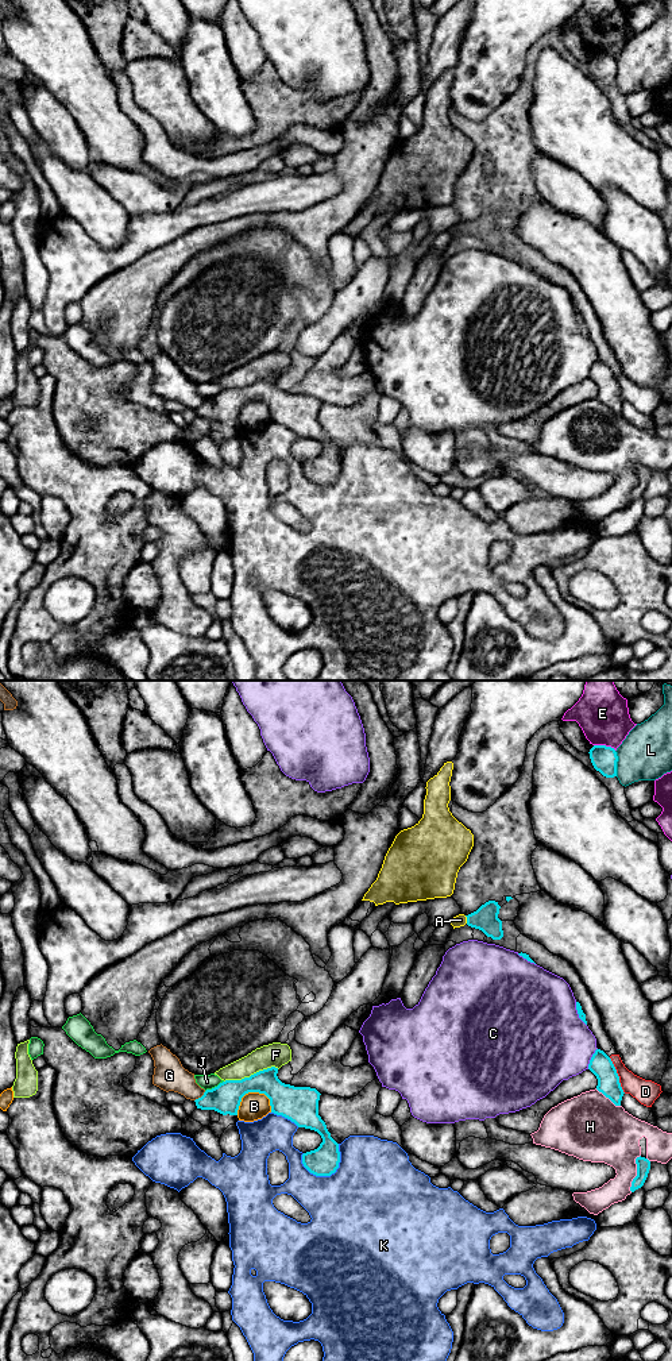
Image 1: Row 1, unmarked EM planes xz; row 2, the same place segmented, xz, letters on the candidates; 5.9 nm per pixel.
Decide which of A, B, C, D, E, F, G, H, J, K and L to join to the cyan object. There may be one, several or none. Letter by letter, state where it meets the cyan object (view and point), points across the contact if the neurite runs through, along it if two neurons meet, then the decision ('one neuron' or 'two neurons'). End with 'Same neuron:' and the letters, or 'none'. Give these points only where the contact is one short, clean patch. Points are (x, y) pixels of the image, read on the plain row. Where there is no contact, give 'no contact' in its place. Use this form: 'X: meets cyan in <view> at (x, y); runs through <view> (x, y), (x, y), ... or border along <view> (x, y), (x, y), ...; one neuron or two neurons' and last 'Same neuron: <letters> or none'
A: meets cyan in xz at (467, 228); runs through xz (485, 227), (467, 228), (460, 228); one neuron
B: meets cyan in xz at (247, 401); border along xz (270, 408), (263, 403), (247, 401), (242, 407), (236, 423); two neurons
C: meets cyan in xz at (578, 322); two neurons
D: meets cyan in xz at (617, 384); two neurons
E: meets cyan in xz at (605, 54); two neurons
F: meets cyan in xz at (251, 384); two neurons
G: meets cyan in xz at (201, 405); two neurons
H: meets cyan in xz at (637, 482); two neurons
J: meets cyan in xz at (215, 396); border along xz (223, 389), (205, 400); two neurons
K: meets cyan in xz at (332, 481); two neurons
L: meets cyan in xz at (616, 72); two neurons
Same neuron: A

